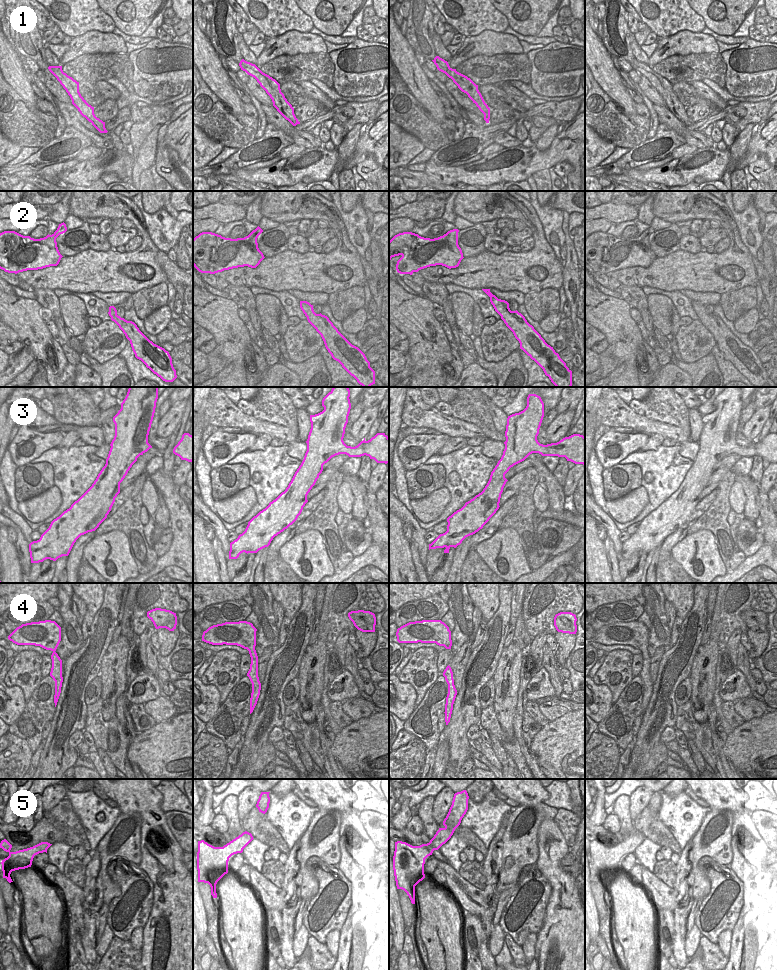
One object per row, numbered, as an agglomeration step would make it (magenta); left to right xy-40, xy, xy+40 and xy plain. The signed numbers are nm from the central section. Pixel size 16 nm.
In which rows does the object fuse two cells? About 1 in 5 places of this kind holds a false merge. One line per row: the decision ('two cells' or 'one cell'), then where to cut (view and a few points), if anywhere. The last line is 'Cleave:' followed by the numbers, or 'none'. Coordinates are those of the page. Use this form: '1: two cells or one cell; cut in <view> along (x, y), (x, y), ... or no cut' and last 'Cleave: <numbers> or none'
1: one cell; no cut
2: one cell; no cut
3: one cell; no cut
4: one cell; no cut
5: one cell; no cut
Cleave: none

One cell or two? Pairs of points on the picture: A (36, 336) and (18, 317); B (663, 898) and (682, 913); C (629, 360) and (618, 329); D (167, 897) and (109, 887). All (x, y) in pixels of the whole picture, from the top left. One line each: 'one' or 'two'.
A: one
B: two
C: one
D: two

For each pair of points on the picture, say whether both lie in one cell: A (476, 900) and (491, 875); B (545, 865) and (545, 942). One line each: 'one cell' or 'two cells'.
A: two cells
B: one cell

